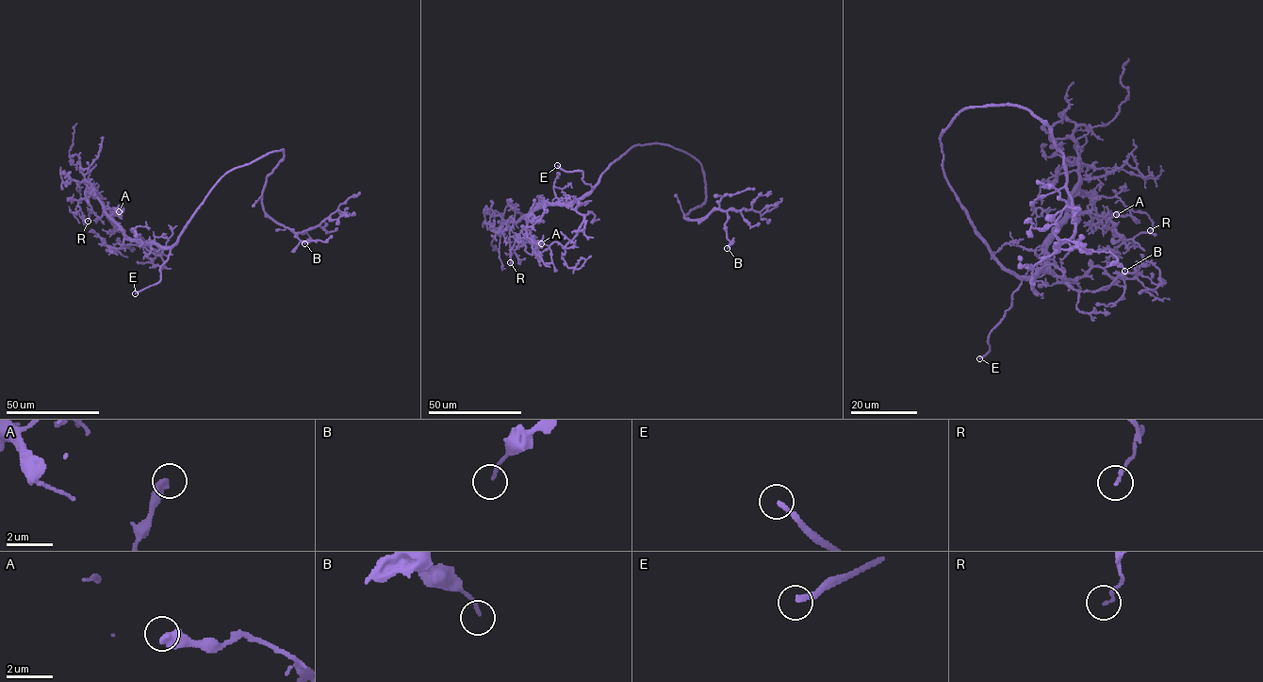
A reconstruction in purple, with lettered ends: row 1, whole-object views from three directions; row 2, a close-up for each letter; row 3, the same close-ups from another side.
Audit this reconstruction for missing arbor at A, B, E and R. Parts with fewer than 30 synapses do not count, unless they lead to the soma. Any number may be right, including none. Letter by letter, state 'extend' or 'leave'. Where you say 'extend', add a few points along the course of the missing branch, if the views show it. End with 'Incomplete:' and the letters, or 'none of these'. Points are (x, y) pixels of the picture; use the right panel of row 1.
A: leave
B: leave
E: extend | (979, 358), (975, 362), (998, 382), (996, 392)
R: leave
Incomplete: E

